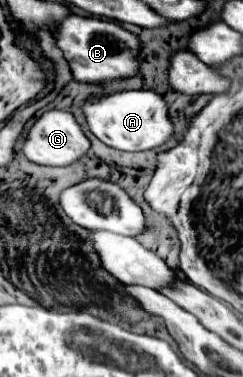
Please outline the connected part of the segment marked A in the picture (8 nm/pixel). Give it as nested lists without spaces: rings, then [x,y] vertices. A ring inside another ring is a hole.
[[[123,91],[83,105],[91,133],[105,145],[121,151],[147,151],[163,145],[173,133],[173,121],[163,95],[155,91]]]

